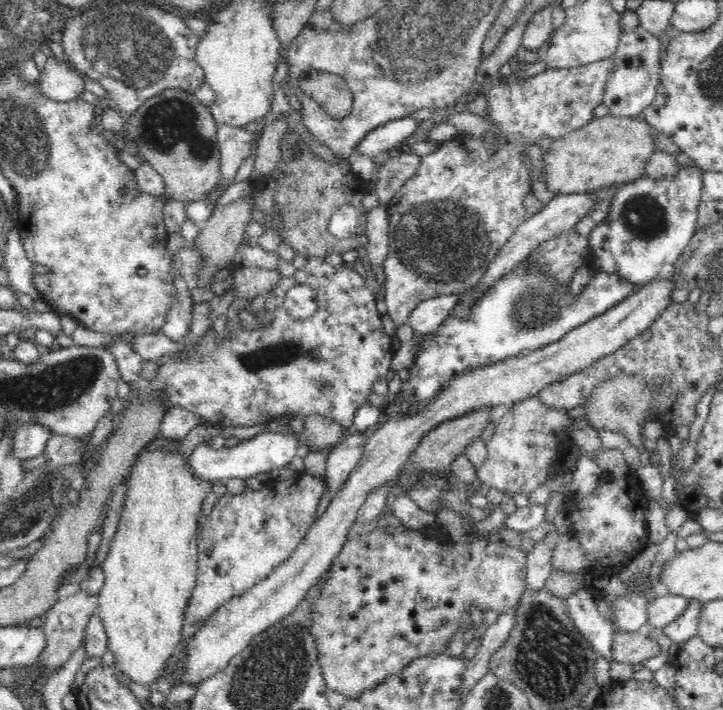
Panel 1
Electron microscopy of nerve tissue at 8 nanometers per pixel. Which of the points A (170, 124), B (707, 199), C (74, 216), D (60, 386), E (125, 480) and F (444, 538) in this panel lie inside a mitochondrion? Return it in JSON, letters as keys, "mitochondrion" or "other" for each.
{"A":"mitochondrion","B":"other","C":"other","D":"mitochondrion","E":"other","F":"other"}

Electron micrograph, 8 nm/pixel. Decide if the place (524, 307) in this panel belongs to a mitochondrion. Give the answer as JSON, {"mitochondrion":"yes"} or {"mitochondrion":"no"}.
{"mitochondrion":"yes"}

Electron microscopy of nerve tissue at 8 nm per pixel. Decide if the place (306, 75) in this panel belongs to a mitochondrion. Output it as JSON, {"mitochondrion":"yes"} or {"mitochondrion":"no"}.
{"mitochondrion":"no"}

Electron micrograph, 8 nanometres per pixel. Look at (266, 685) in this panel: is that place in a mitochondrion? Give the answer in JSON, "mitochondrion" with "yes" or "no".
{"mitochondrion":"yes"}

